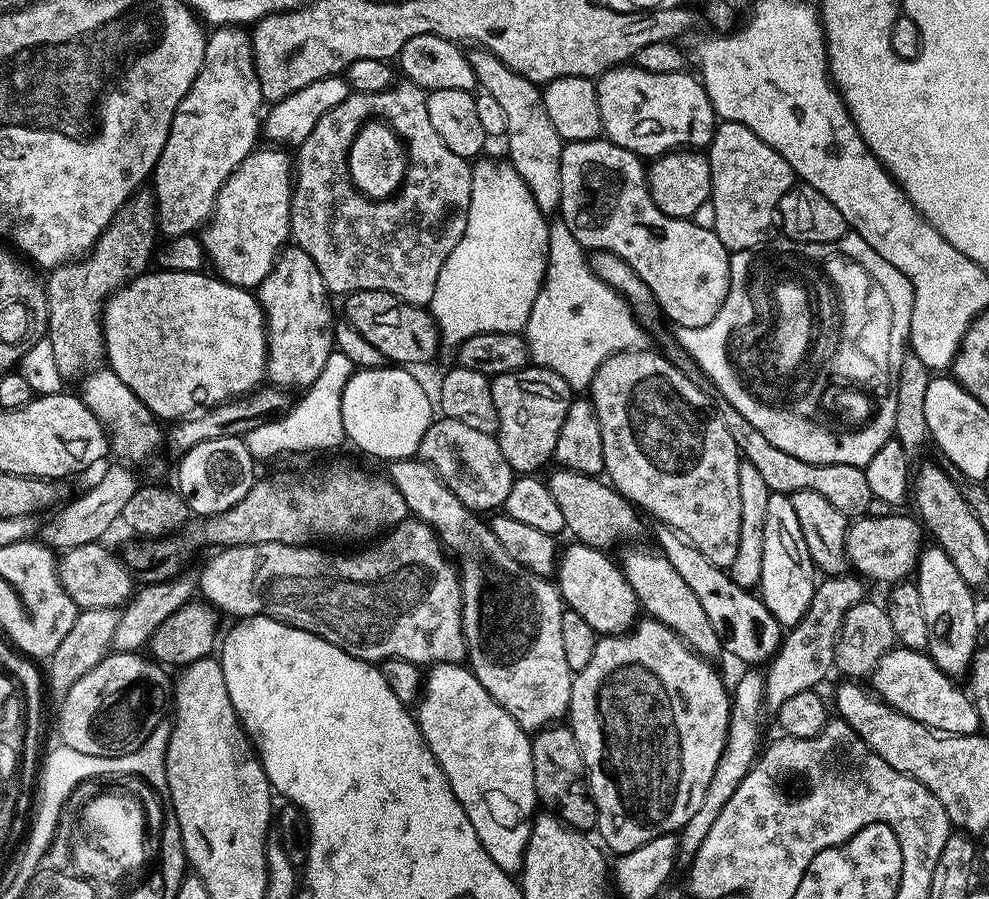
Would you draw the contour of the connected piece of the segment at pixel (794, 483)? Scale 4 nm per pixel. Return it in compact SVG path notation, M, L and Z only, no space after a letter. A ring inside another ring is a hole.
M730 407L721 409L721 416L730 436L739 446L743 459L748 460L761 472L766 486L772 492L791 494L810 490L814 494L822 494L837 510L849 518L859 518L873 507L874 501L870 482L866 482L864 469L858 466L846 466L845 464L815 464L814 462L802 462L802 458L794 458L794 454L786 454L786 450L778 450L778 446L770 446L766 438L758 430L754 430L742 414Z

